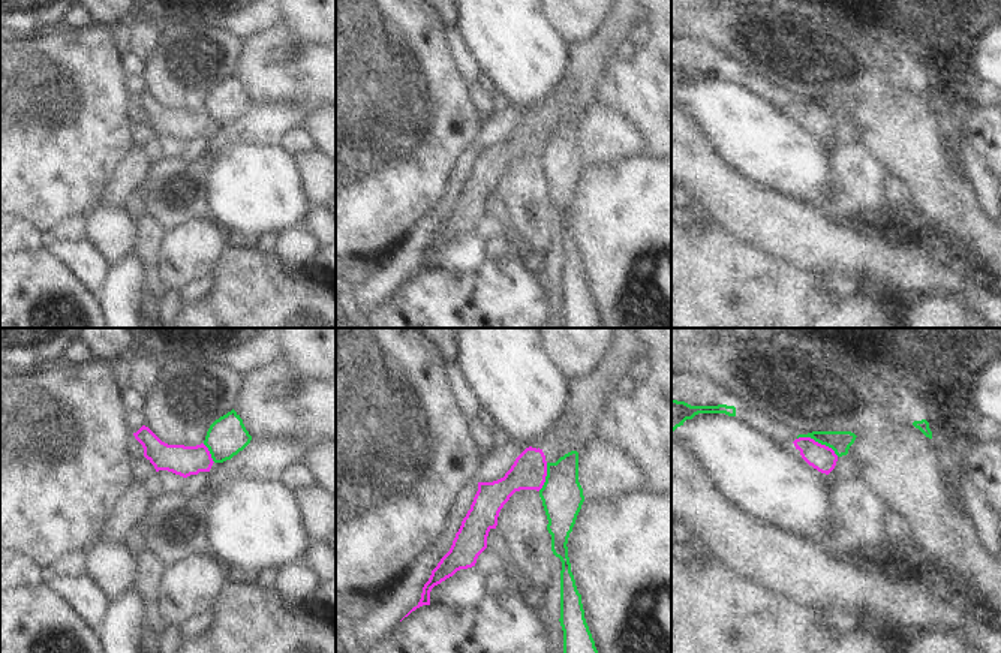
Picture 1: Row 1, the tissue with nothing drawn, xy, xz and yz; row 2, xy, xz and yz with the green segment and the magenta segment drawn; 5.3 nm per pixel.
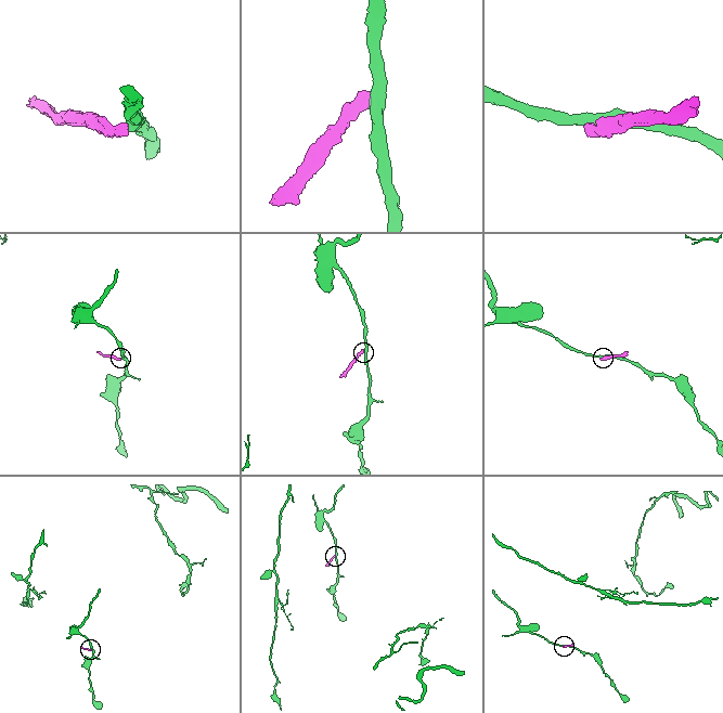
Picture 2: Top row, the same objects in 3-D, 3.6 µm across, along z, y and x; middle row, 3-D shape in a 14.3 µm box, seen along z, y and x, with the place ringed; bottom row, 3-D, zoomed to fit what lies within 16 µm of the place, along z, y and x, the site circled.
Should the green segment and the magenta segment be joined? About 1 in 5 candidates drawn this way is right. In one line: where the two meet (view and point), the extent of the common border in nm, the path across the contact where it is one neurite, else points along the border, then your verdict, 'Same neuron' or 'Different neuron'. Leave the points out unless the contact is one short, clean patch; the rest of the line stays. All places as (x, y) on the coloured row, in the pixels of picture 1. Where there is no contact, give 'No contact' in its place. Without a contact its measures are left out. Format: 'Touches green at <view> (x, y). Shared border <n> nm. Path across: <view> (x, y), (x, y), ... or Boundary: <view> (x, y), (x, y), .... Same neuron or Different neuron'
Touches green at yz (818, 442). Shared border 240 nm. Boundary: yz (797, 438), (812, 438), (827, 445), (838, 456). Different neuron.

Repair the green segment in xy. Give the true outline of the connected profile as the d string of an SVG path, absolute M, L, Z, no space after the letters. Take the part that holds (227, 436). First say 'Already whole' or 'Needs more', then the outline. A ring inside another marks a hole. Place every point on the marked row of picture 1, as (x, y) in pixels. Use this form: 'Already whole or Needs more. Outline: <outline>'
Already whole. Outline: M232 409L210 425L204 445L214 463L223 463L243 451L250 440L252 436L246 430L243 419Z

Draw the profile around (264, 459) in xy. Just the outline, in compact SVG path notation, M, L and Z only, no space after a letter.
M252 437L250 443L223 463L213 463L207 485L219 485L226 479L279 481L288 466L300 466L306 446L298 439Z

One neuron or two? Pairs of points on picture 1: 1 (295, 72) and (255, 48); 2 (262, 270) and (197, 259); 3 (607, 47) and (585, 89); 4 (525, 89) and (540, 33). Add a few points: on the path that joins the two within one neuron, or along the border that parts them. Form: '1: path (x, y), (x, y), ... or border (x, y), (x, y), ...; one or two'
1: path (285, 68), (271, 65), (265, 59); one
2: border (228, 246), (209, 271); two
3: path (597, 57), (585, 69), (585, 78); one
4: path (525, 75), (526, 47); one

